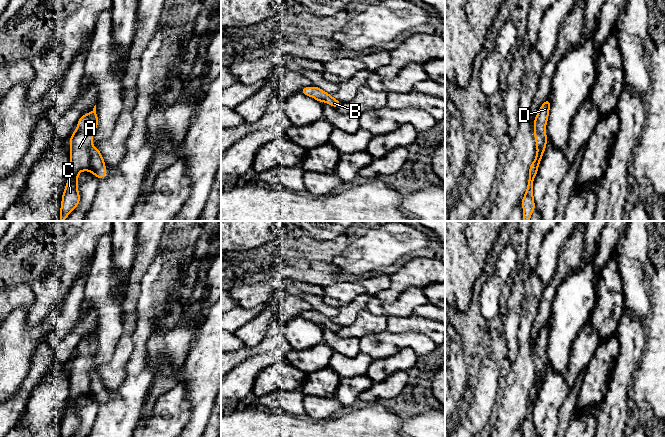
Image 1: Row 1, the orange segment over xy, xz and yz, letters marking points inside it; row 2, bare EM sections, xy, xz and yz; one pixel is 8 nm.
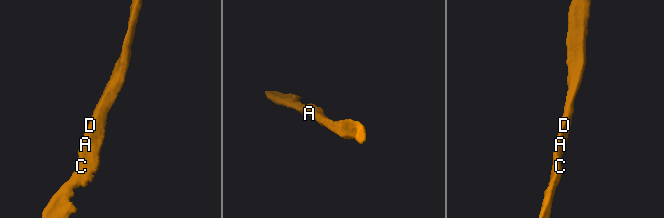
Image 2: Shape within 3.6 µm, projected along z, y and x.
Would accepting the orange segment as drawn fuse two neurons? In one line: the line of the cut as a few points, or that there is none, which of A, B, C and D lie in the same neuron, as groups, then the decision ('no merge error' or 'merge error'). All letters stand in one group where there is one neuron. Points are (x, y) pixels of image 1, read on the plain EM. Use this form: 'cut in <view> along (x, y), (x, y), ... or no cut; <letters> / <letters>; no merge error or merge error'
no cut; A B C D; no merge error

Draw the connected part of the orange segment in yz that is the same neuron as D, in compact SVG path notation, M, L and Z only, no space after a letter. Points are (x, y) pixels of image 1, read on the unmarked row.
M548 322L541 329L533 346L535 350L534 361L536 365L537 377L533 387L529 391L529 403L527 407L527 413L521 425L523 431L523 437L533 437L535 433L535 427L533 421L533 405L537 398L538 391L543 380L543 376L546 373L546 368L548 363L547 363L545 352L548 345L550 329L551 329L550 323Z

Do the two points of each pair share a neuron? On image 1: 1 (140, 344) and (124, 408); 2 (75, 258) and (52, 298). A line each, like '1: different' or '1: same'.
1: same
2: same

